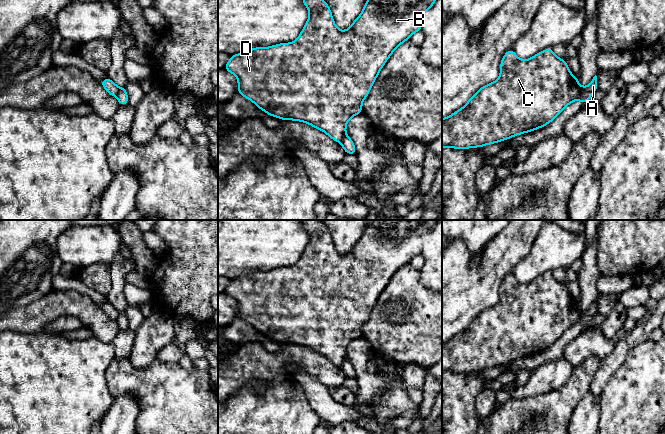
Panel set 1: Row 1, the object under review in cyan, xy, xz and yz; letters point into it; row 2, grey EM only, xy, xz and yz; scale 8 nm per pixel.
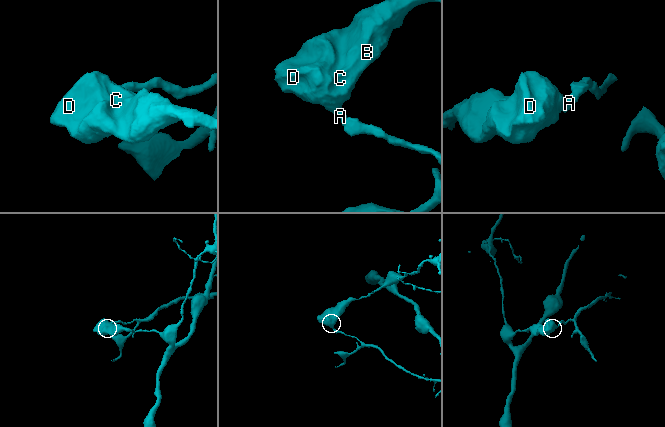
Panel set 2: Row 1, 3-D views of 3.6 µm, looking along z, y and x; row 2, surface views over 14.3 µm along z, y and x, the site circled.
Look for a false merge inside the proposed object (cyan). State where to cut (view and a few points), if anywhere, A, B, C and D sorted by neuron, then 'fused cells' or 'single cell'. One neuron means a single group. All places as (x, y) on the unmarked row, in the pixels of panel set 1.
cut yz (584, 312), (577, 322); groups A / B C D; fused cells

